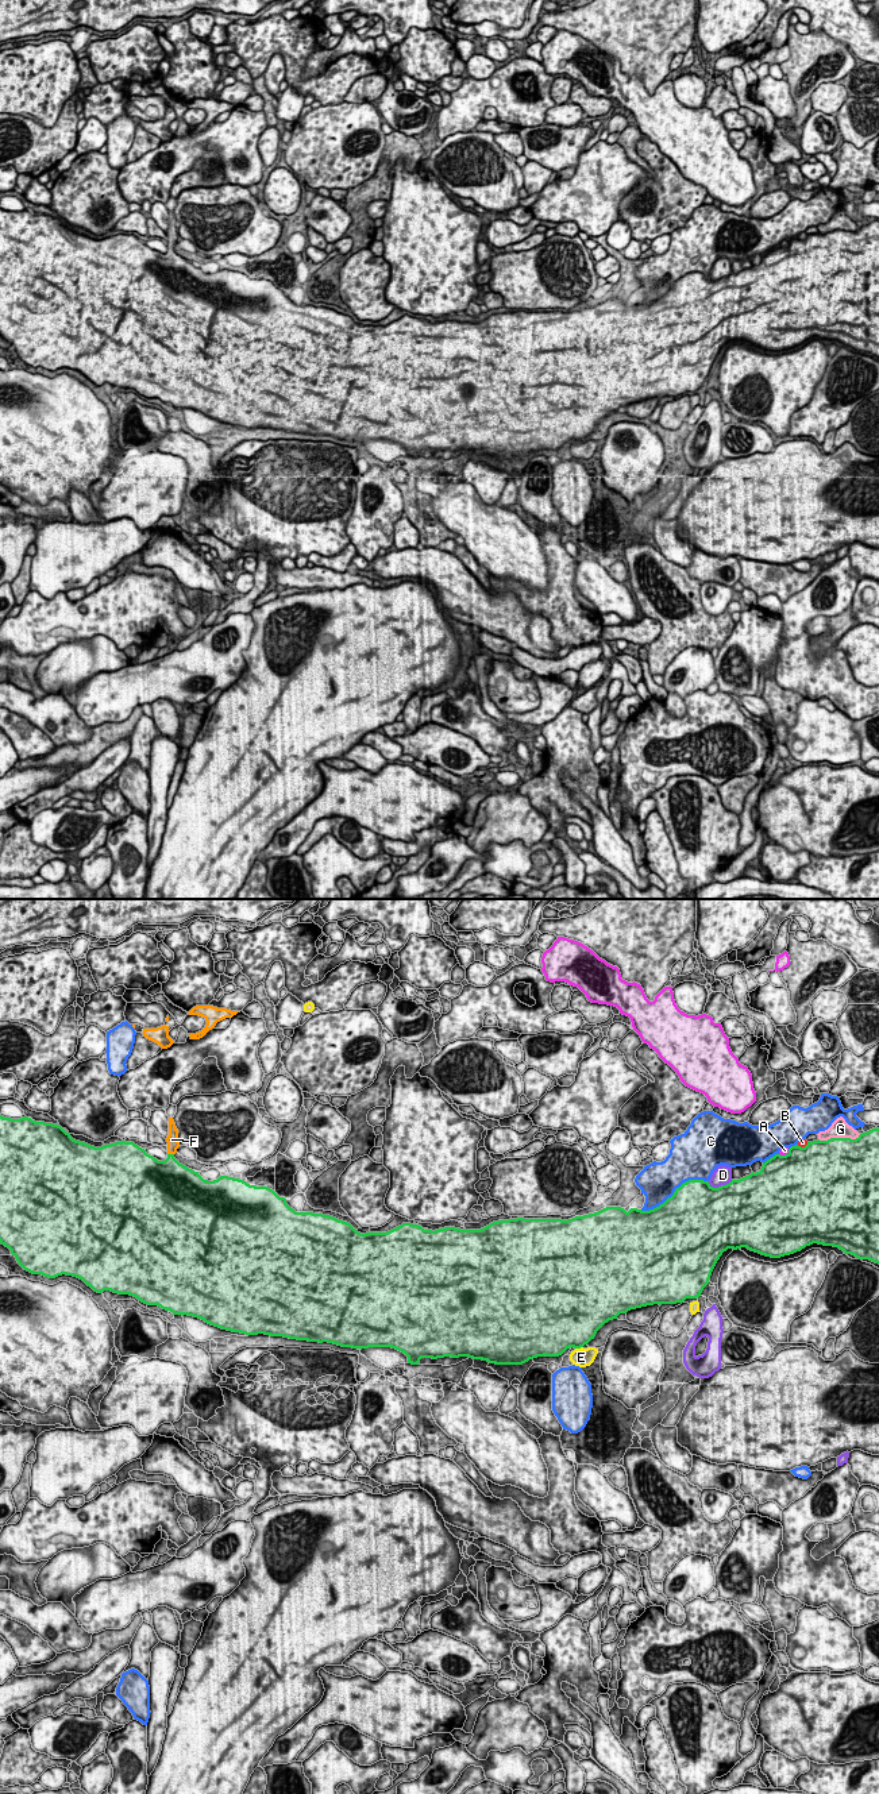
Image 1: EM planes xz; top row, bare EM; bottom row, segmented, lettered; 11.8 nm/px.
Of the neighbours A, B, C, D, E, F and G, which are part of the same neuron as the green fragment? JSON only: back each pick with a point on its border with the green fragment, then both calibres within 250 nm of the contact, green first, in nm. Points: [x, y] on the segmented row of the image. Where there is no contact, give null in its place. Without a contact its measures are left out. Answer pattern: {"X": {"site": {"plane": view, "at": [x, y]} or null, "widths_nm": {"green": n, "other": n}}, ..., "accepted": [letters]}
{"F": {"site": {"plane": "xz", "at": [170, 1154]}, "widths_nm": {"green": 380, "other": 140}}, "accepted": ["F"]}

